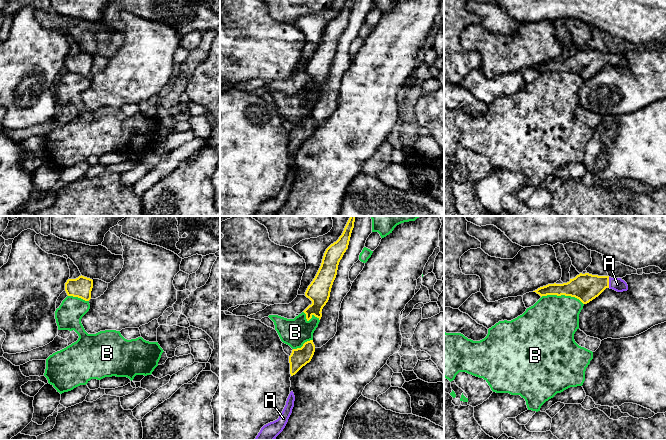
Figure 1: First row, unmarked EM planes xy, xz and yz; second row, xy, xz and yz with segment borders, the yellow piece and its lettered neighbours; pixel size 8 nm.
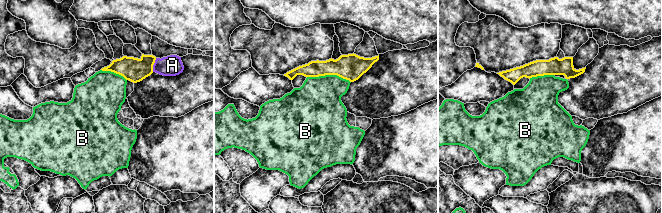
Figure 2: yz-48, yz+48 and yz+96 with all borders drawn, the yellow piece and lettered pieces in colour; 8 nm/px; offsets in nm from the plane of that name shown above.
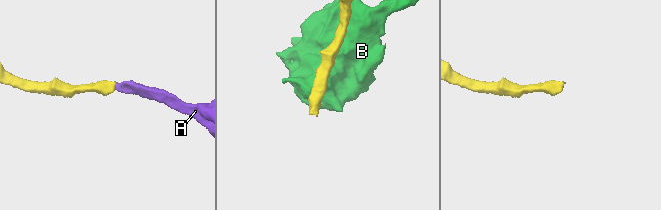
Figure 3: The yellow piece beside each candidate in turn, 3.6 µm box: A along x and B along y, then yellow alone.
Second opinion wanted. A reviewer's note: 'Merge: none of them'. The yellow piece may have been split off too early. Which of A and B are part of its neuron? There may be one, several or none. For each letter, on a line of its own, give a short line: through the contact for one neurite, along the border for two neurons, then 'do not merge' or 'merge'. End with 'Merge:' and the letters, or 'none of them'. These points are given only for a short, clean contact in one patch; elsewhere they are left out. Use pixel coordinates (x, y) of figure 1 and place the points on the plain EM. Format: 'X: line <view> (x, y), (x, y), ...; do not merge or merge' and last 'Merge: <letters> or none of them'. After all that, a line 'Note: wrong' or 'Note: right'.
A: line yz (585, 63), (608, 58), (617, 60); merge
B: line yz (541, 72), (570, 71), (576, 73), (583, 80); do not merge
Merge: A
Note: wrong

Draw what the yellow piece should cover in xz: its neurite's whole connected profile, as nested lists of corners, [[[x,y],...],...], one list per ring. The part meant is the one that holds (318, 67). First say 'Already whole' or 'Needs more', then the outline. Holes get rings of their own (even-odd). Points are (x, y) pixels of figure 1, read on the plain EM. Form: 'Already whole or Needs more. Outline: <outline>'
Already whole. Outline: [[[346,0],[339,15],[331,20],[324,29],[321,42],[305,68],[305,72],[312,77],[312,80],[303,87],[307,97],[313,91],[319,96],[322,93],[322,85],[329,76],[339,38],[348,25],[353,4],[354,0]]]

